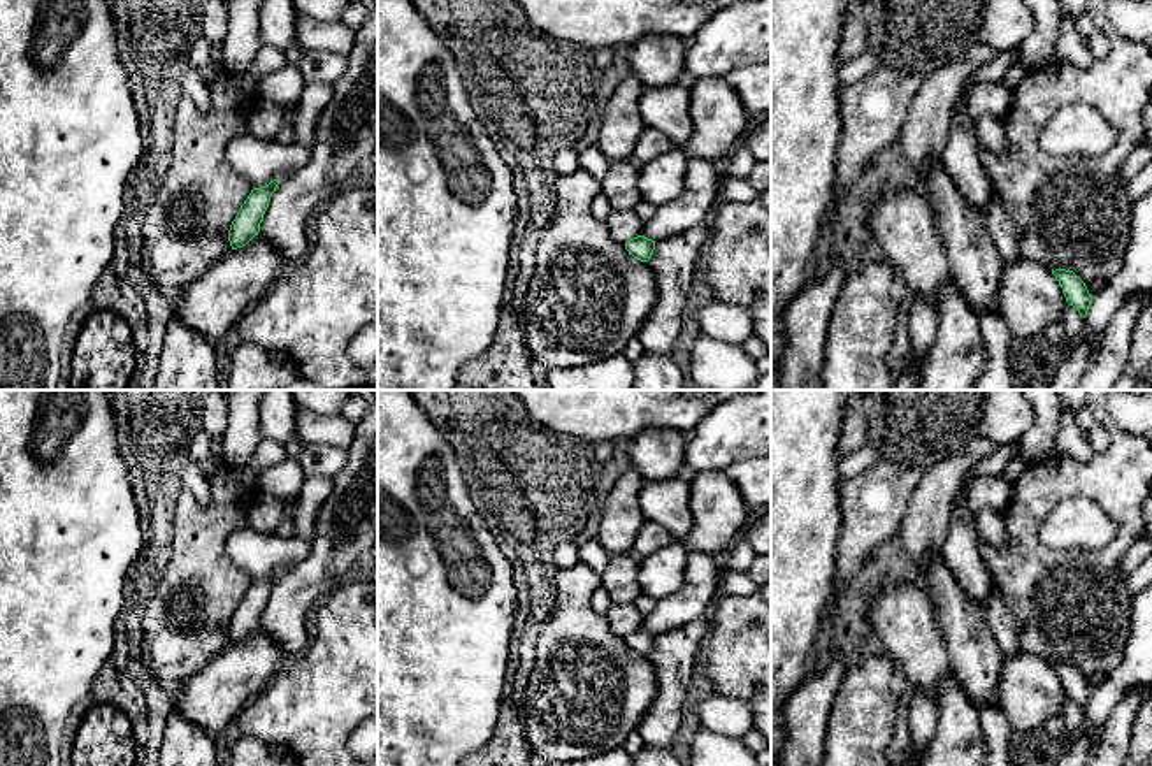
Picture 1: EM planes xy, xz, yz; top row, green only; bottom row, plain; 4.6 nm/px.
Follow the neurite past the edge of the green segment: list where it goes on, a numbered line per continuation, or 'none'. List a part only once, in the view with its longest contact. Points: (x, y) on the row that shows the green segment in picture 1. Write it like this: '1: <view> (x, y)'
none

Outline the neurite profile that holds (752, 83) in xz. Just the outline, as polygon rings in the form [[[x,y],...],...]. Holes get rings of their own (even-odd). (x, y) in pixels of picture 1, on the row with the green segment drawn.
[[[771,63],[736,69],[722,79],[739,93],[753,119],[771,114]]]

